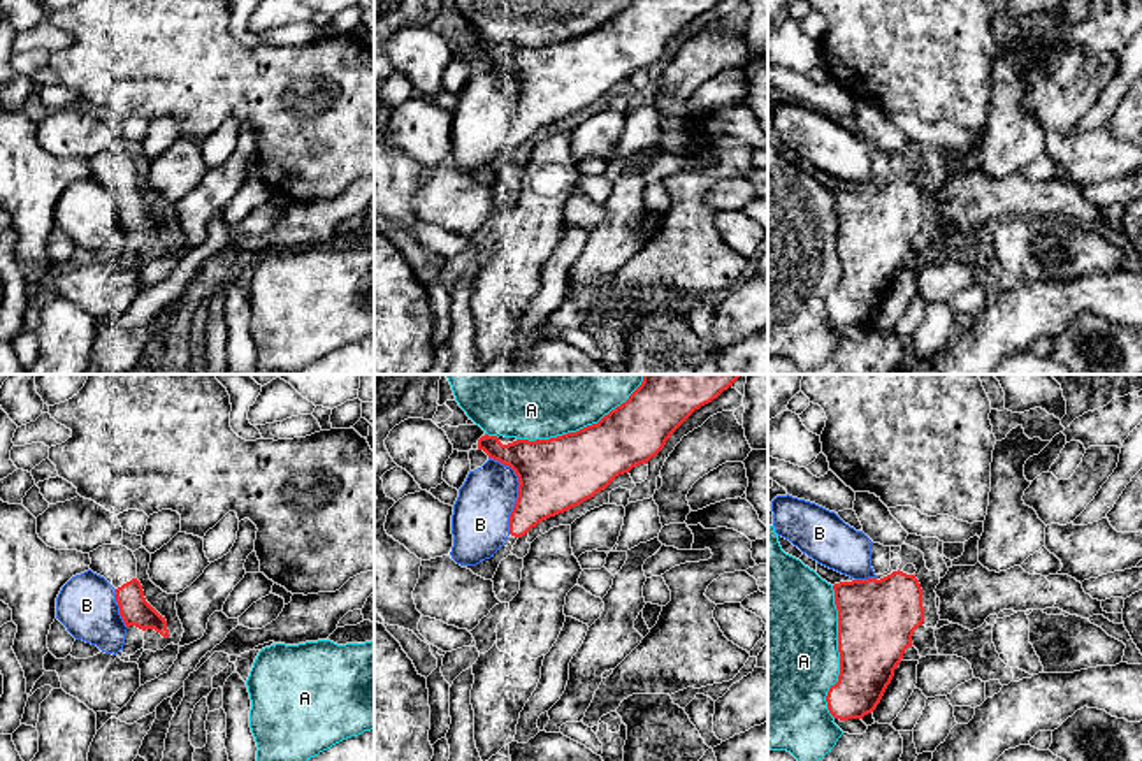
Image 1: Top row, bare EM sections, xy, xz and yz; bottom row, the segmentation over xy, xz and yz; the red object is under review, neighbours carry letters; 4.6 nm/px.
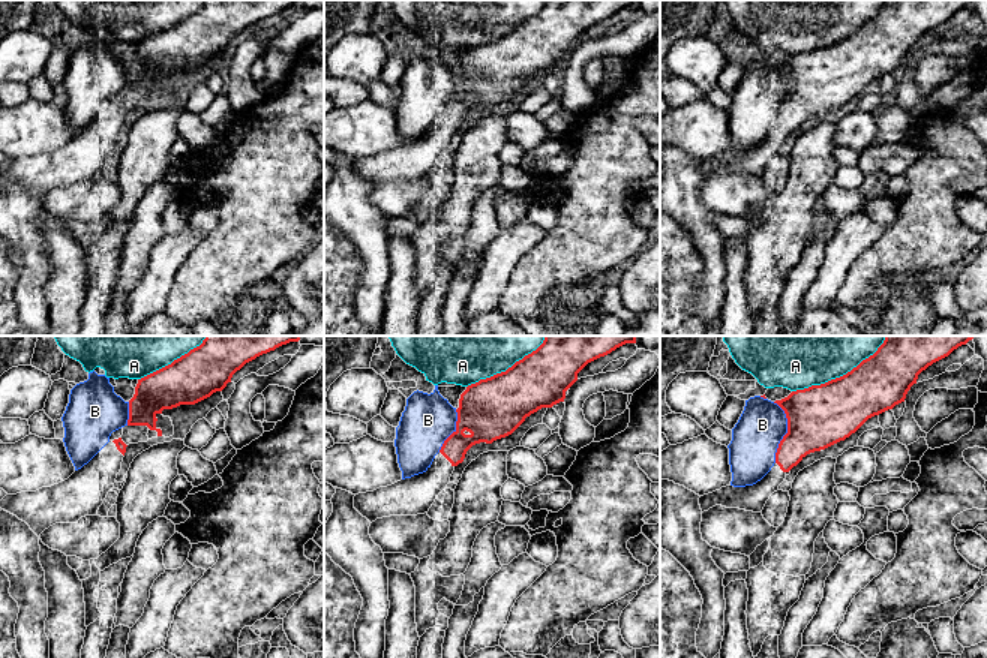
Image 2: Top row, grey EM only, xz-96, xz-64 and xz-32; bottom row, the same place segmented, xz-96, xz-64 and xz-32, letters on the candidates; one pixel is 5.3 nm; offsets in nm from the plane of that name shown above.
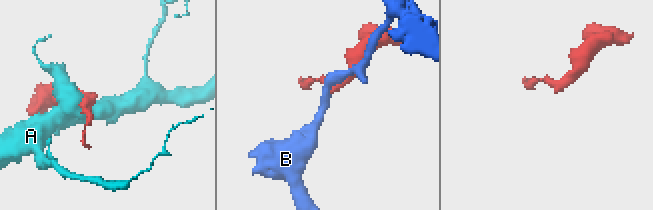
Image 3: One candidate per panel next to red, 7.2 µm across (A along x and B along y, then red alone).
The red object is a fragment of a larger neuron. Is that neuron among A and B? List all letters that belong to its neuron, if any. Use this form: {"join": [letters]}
{"join": []}

